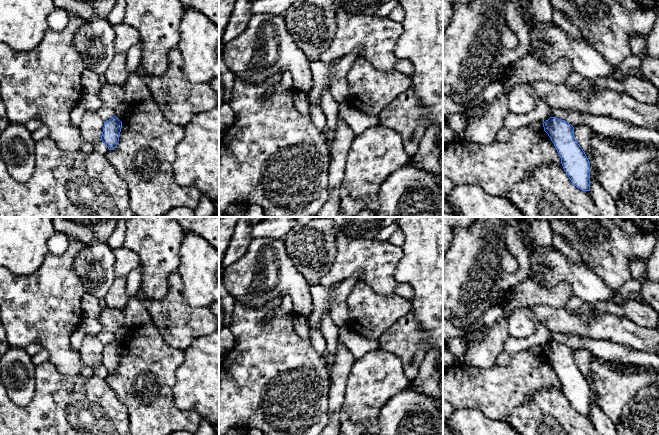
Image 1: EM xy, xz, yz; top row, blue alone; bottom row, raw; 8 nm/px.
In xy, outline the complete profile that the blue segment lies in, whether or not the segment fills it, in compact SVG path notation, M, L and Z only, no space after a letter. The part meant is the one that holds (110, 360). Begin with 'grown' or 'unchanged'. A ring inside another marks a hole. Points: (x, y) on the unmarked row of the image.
unchanged; M112 341L104 346L101 364L106 368L109 374L114 374L119 366L122 346L116 341Z

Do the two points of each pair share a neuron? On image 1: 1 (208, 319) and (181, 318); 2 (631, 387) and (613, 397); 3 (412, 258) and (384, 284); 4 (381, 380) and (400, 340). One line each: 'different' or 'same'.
1: same
2: same
3: different
4: different

